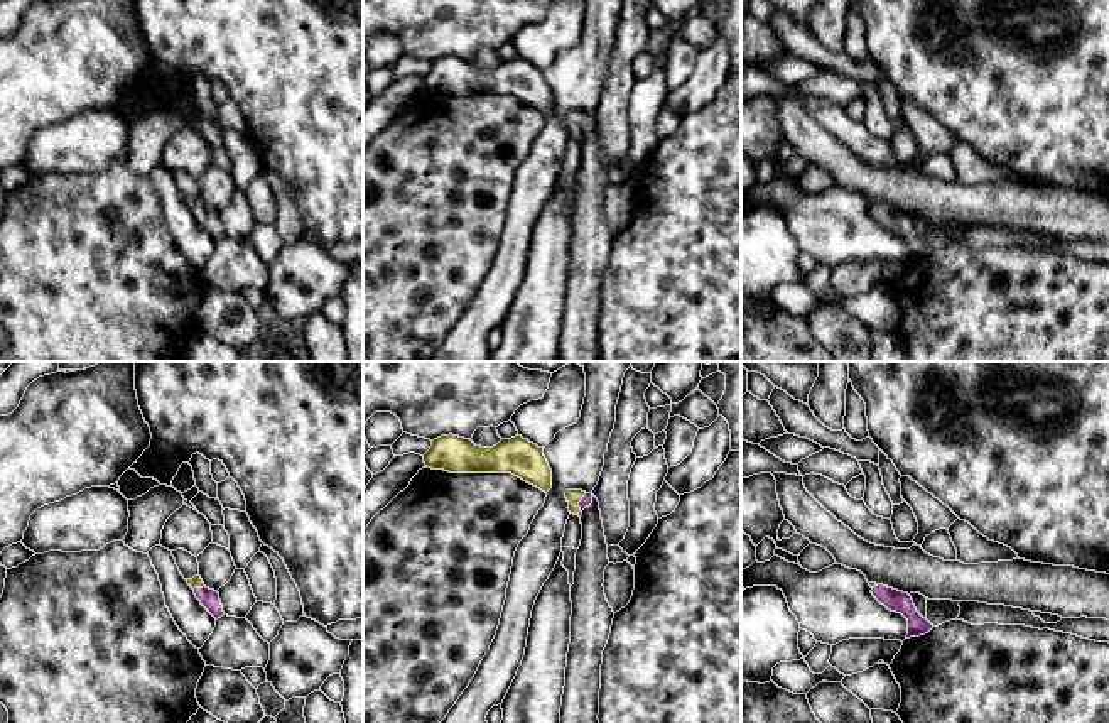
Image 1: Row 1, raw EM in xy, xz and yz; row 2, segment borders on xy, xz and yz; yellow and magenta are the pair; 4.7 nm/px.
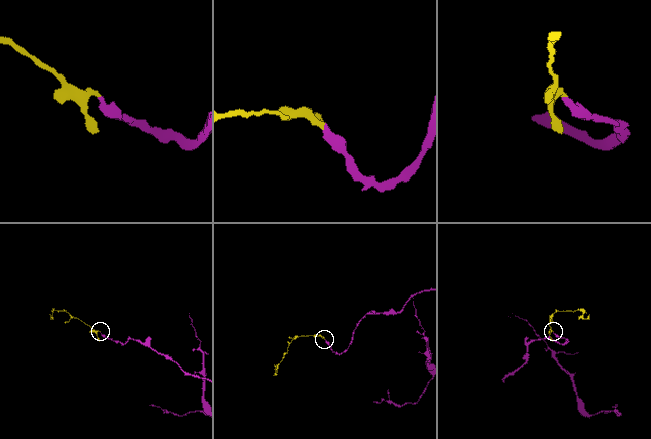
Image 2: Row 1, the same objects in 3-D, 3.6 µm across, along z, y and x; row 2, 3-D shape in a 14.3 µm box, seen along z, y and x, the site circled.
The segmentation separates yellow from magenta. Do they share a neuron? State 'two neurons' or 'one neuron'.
one neuron

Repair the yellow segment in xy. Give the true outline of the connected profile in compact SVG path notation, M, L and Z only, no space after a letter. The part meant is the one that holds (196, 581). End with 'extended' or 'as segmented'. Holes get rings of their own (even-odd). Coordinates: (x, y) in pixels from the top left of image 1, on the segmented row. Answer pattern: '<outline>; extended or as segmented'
M201 576L186 579L187 584L194 590L196 598L201 605L218 620L225 615L219 593L204 586Z; extended

